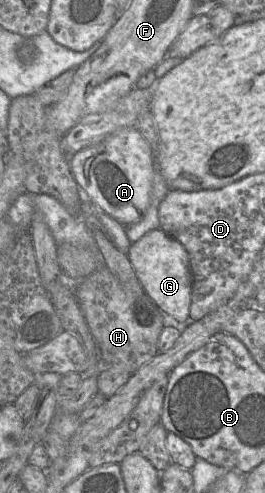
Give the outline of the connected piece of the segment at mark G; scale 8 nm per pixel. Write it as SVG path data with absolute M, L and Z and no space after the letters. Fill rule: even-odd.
M159 228L131 244L127 256L144 291L159 309L179 323L189 322L192 274L184 246Z

